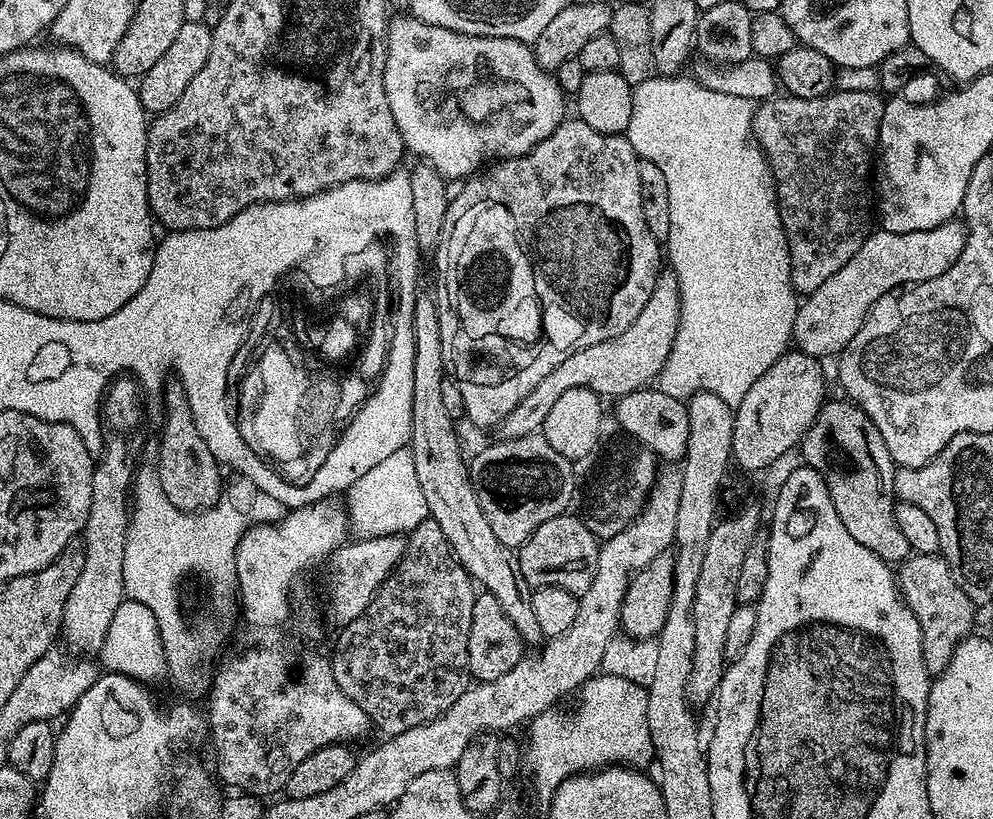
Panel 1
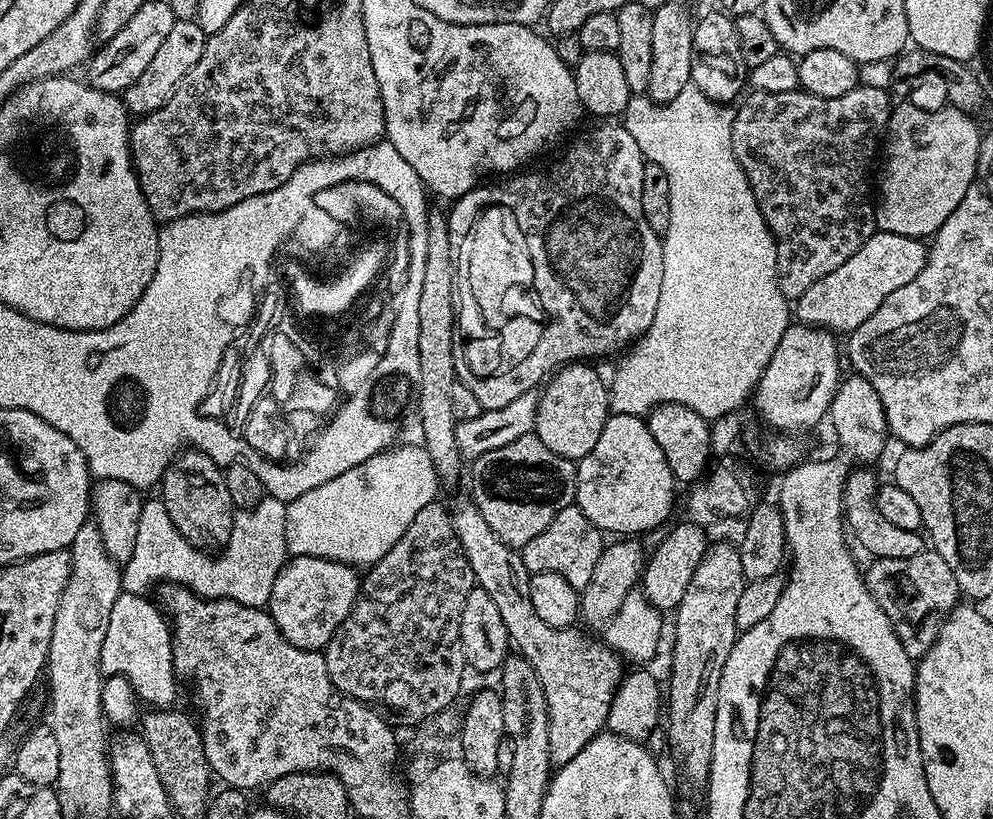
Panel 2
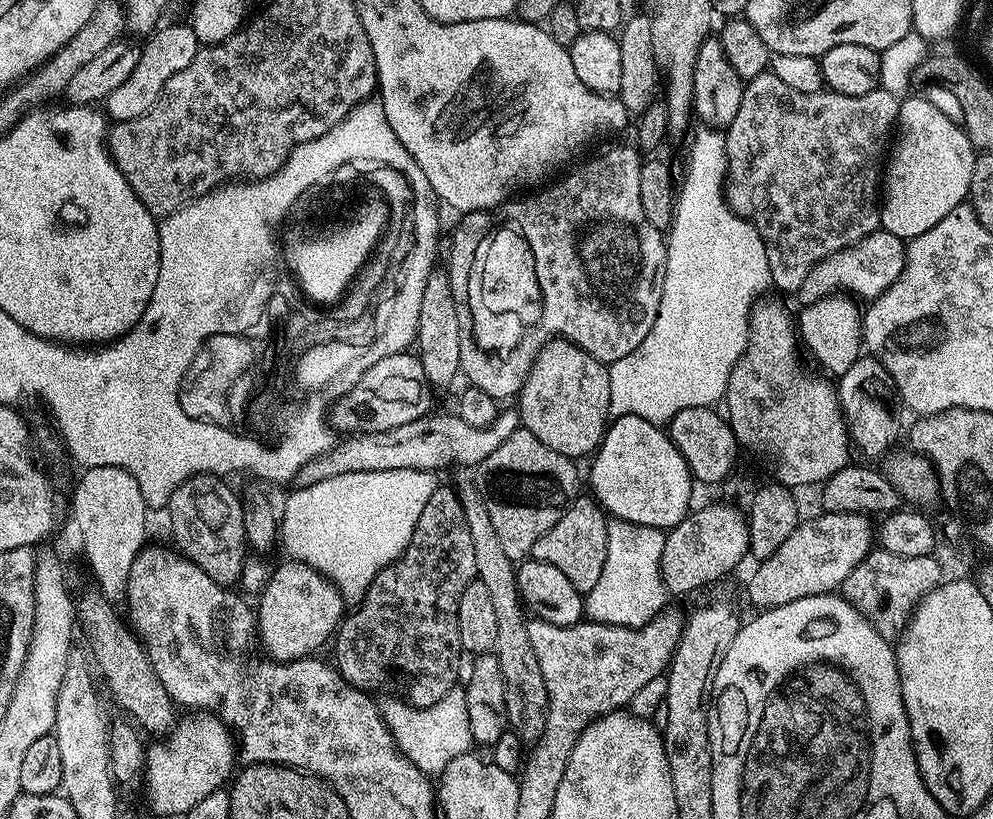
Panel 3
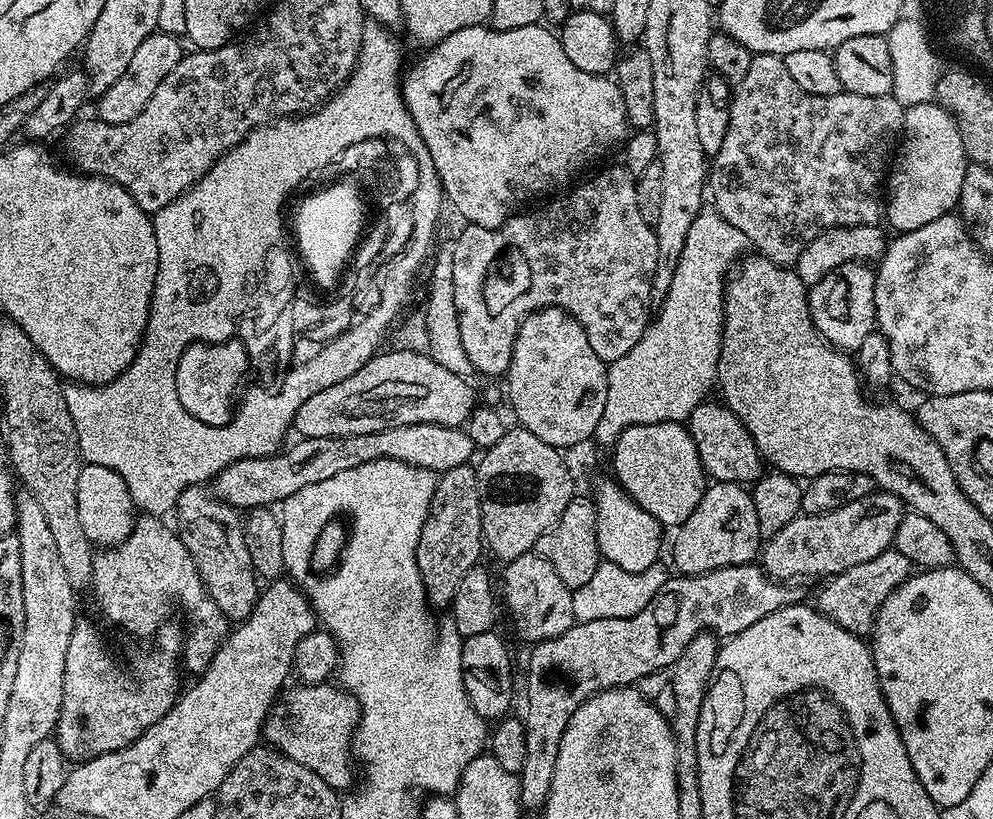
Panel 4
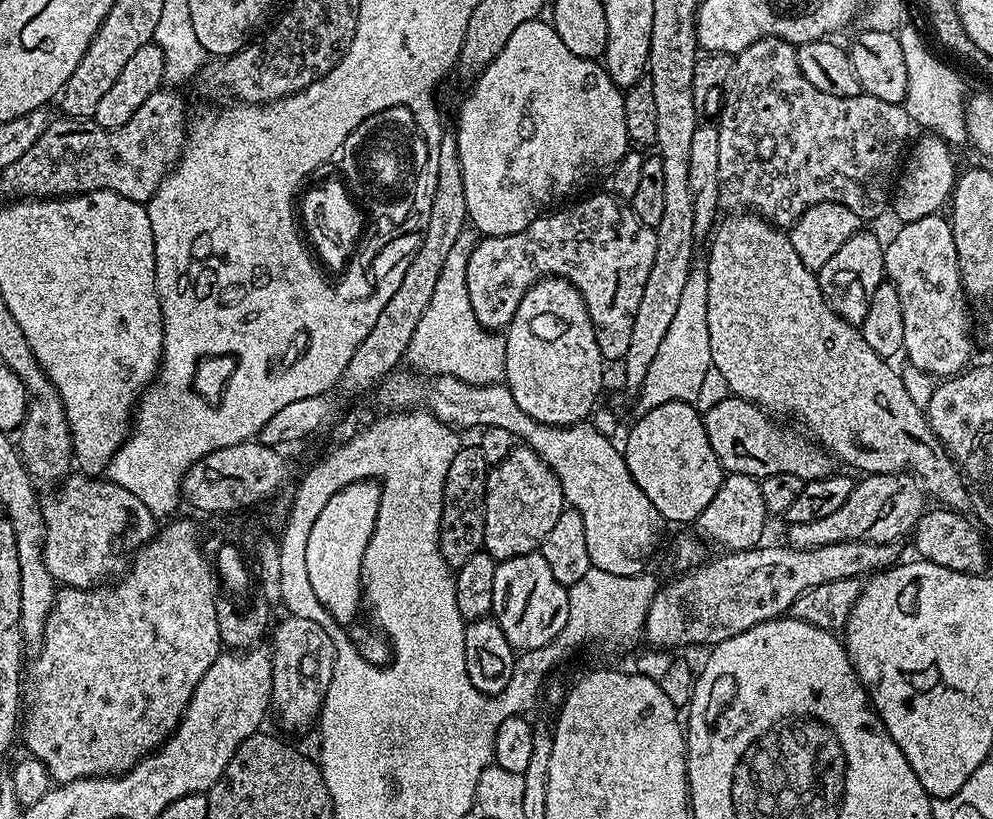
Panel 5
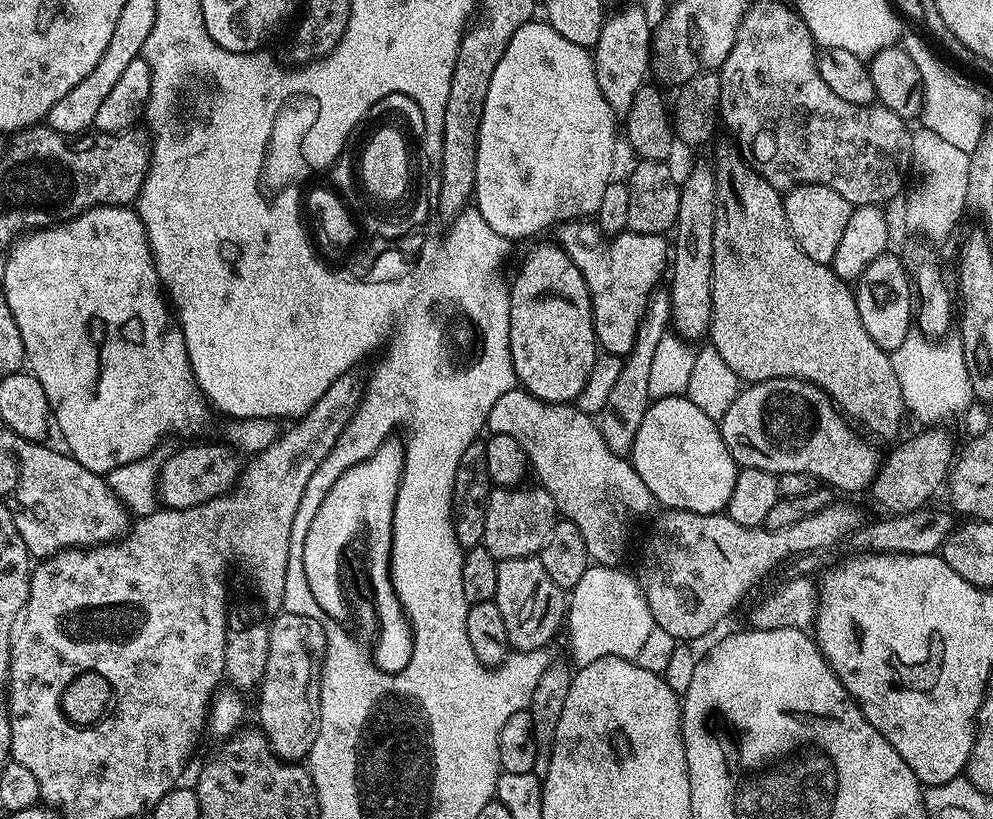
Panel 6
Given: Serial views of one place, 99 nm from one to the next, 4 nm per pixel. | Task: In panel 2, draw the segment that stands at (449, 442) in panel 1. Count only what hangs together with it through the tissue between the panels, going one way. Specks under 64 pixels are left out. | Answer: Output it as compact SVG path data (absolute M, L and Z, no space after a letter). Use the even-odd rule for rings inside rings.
M475 503L460 504L452 512L452 525L460 539L462 550L476 575L476 584L498 602L498 610L502 614L502 622L506 622L509 641L515 651L534 666L534 674L538 674L538 682L542 682L542 690L546 694L548 721L550 722L550 758L553 765L559 766L573 760L589 742L601 735L608 723L608 711L612 705L614 694L620 688L620 682L626 675L625 661L619 652L608 647L603 639L587 640L575 627L551 628L538 618L534 611L534 602L530 602L530 573L524 565L524 557L517 549L508 547L493 534L490 526L486 526L486 518L476 509Z

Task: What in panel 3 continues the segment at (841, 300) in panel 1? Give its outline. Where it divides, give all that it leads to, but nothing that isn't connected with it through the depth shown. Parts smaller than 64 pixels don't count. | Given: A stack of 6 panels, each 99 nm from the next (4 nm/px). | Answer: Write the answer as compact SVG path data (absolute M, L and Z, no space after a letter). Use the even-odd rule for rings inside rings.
M883 230L871 232L857 244L846 246L815 264L810 274L806 274L806 282L802 282L798 293L799 303L813 304L841 290L848 294L855 294L861 301L871 302L896 281L898 274L902 274L905 251L905 241L899 240L894 234Z

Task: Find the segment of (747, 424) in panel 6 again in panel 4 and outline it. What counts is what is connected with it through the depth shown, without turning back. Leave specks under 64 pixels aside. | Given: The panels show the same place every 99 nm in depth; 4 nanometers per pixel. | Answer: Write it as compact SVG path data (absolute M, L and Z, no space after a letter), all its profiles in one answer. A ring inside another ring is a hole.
M723 403L699 404L688 415L686 427L694 438L694 446L698 450L698 458L702 462L704 471L713 481L747 485L760 479L762 457L754 444L754 438L750 436L746 426Z

